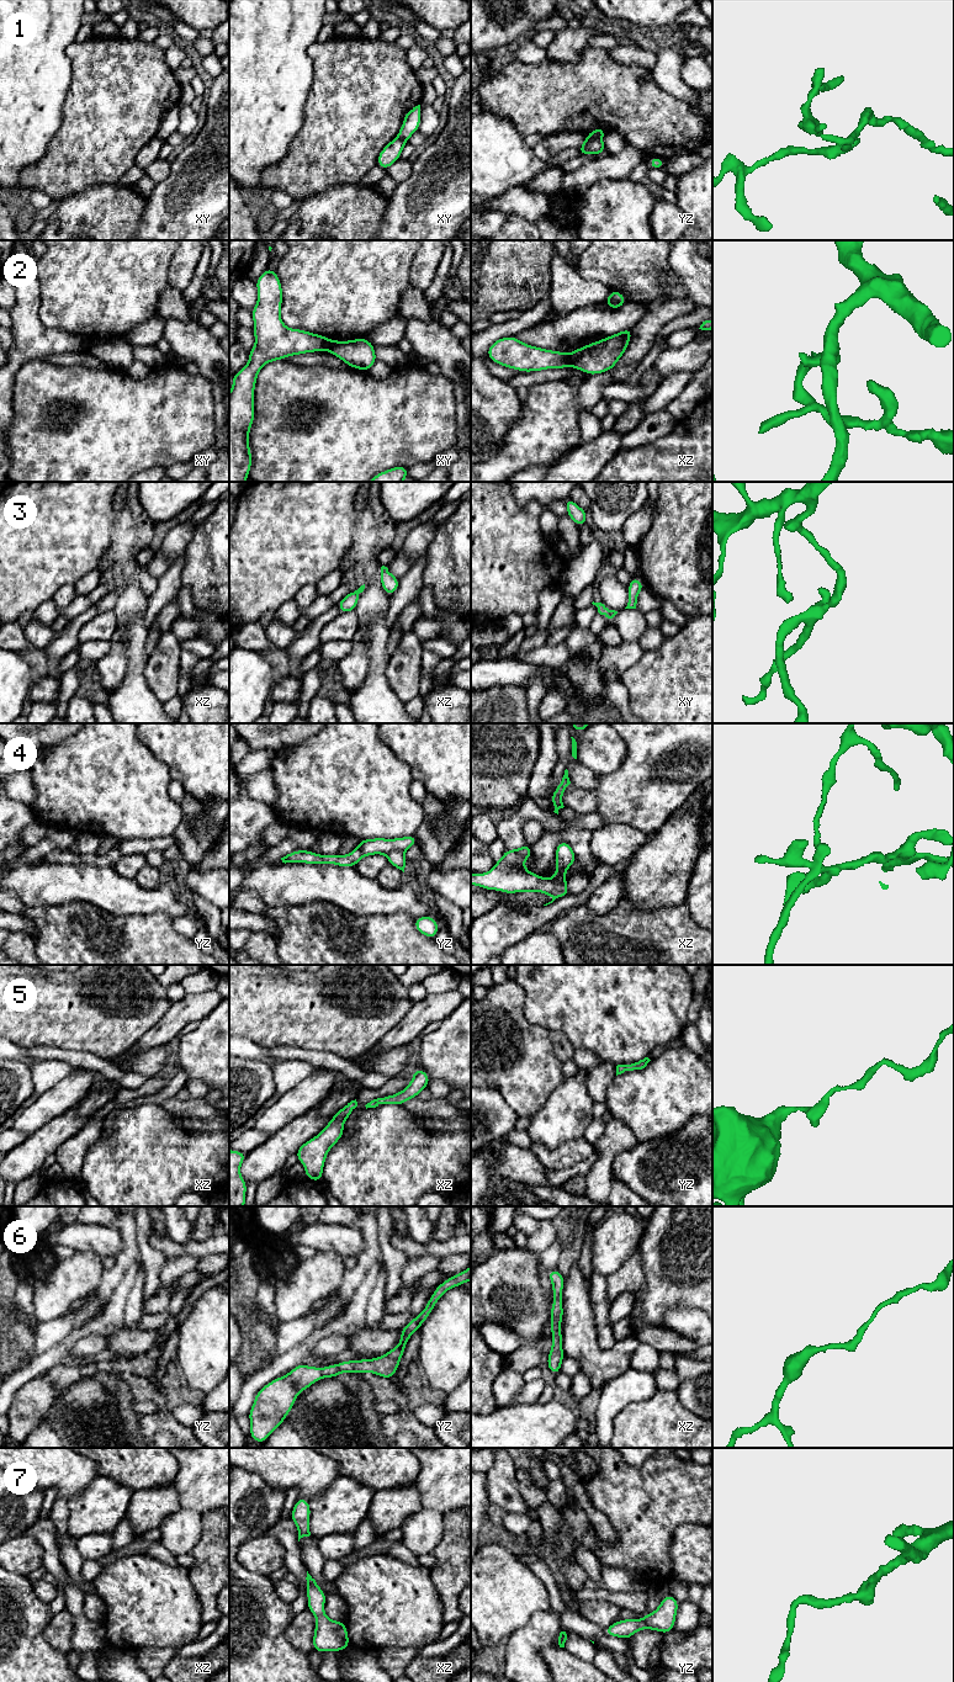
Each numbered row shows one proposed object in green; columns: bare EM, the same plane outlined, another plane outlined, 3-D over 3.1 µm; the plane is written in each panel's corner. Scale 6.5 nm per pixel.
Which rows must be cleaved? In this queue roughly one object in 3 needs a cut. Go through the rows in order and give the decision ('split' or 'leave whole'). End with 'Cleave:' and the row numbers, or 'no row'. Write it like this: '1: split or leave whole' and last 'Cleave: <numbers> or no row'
1: split
2: split
3: leave whole
4: split
5: leave whole
6: leave whole
7: leave whole
Cleave: 1, 2, 4

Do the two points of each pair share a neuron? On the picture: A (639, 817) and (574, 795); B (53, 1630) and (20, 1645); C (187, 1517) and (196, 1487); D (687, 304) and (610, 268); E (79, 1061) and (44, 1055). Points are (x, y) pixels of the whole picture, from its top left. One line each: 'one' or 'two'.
A: two
B: two
C: two
D: two
E: one

